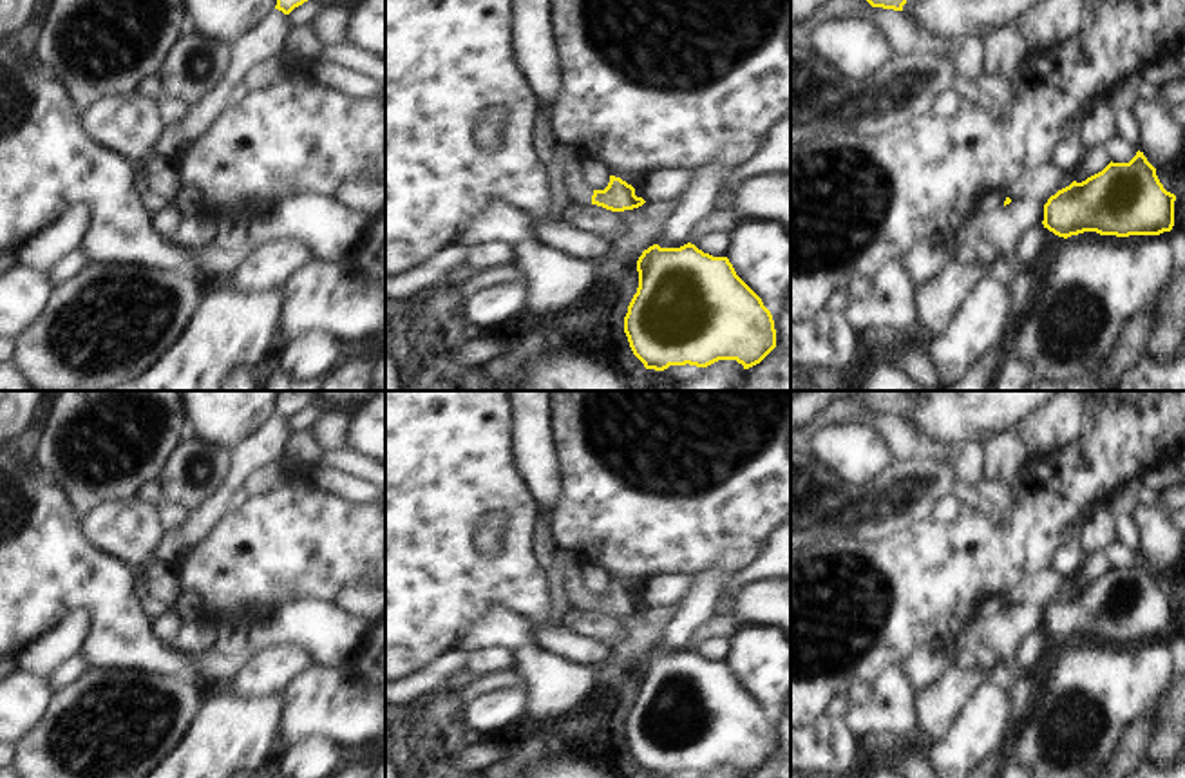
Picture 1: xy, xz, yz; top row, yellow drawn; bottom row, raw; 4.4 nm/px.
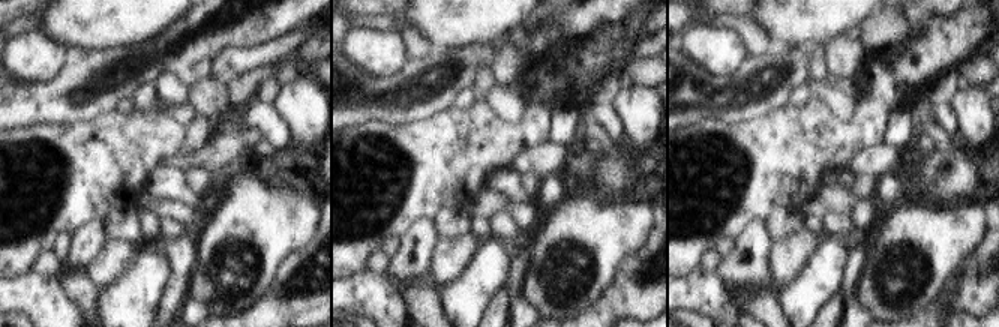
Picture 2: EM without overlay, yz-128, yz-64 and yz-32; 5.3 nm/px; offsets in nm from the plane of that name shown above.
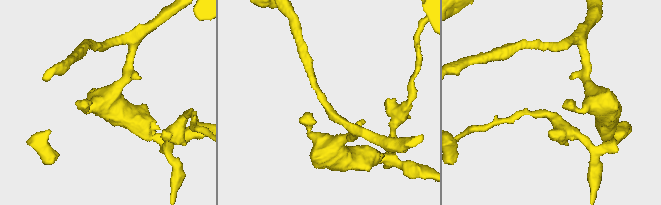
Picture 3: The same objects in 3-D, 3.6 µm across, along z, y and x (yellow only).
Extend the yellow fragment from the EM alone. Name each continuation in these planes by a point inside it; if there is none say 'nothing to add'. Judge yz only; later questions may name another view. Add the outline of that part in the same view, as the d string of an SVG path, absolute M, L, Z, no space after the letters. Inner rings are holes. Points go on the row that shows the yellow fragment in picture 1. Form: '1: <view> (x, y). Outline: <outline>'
nothing to add.

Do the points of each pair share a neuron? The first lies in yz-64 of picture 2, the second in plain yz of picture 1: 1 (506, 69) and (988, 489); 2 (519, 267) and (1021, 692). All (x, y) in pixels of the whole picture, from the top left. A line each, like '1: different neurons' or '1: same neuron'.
1: different neurons
2: same neuron

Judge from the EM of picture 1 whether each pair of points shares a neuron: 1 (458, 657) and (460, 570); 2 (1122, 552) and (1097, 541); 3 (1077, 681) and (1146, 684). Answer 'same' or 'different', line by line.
1: different
2: different
3: same

